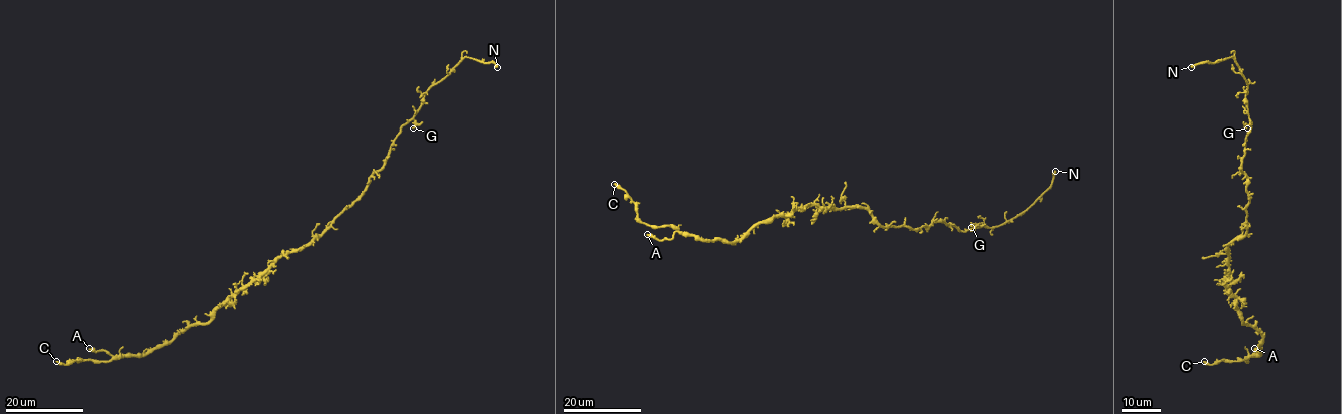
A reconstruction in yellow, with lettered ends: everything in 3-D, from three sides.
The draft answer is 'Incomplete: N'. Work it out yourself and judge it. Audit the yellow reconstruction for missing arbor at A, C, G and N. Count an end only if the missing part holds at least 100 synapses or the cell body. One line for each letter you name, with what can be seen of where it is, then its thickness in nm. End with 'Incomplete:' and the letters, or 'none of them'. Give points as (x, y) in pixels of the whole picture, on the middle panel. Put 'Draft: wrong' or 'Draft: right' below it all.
N: at (1055, 171); 240 nm thick
Incomplete: N
Draft: right

